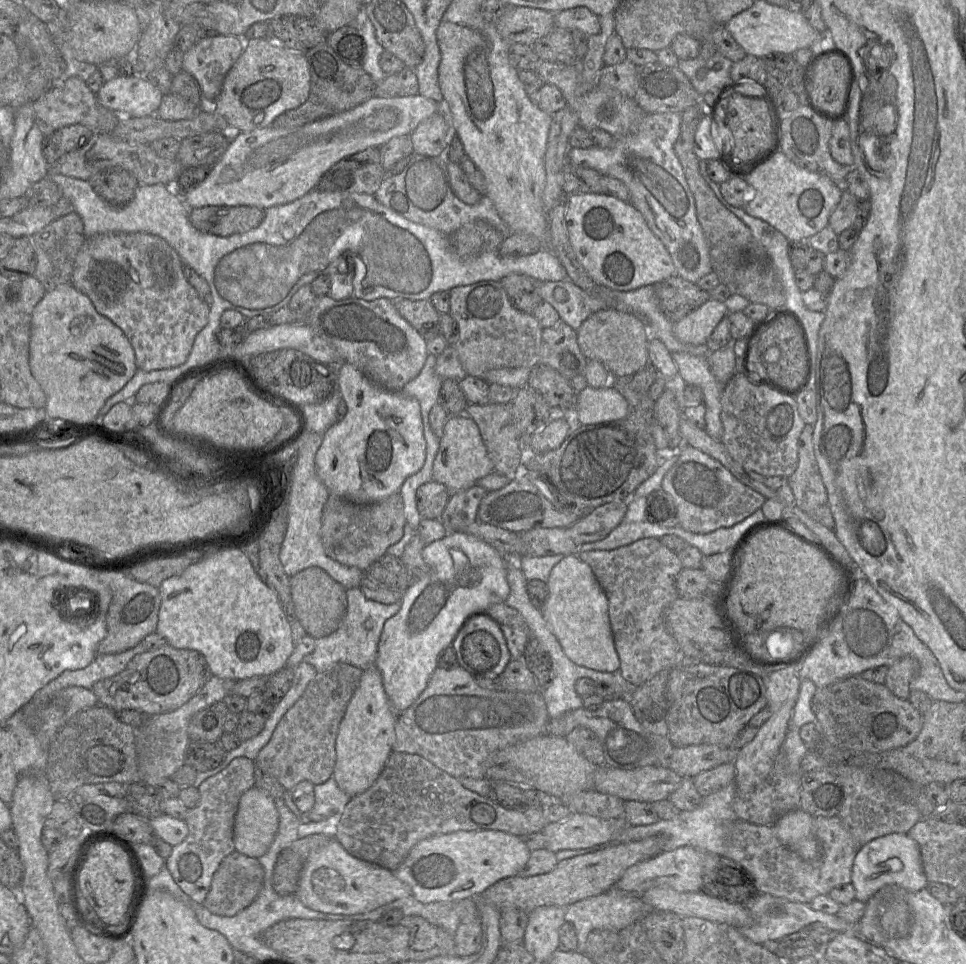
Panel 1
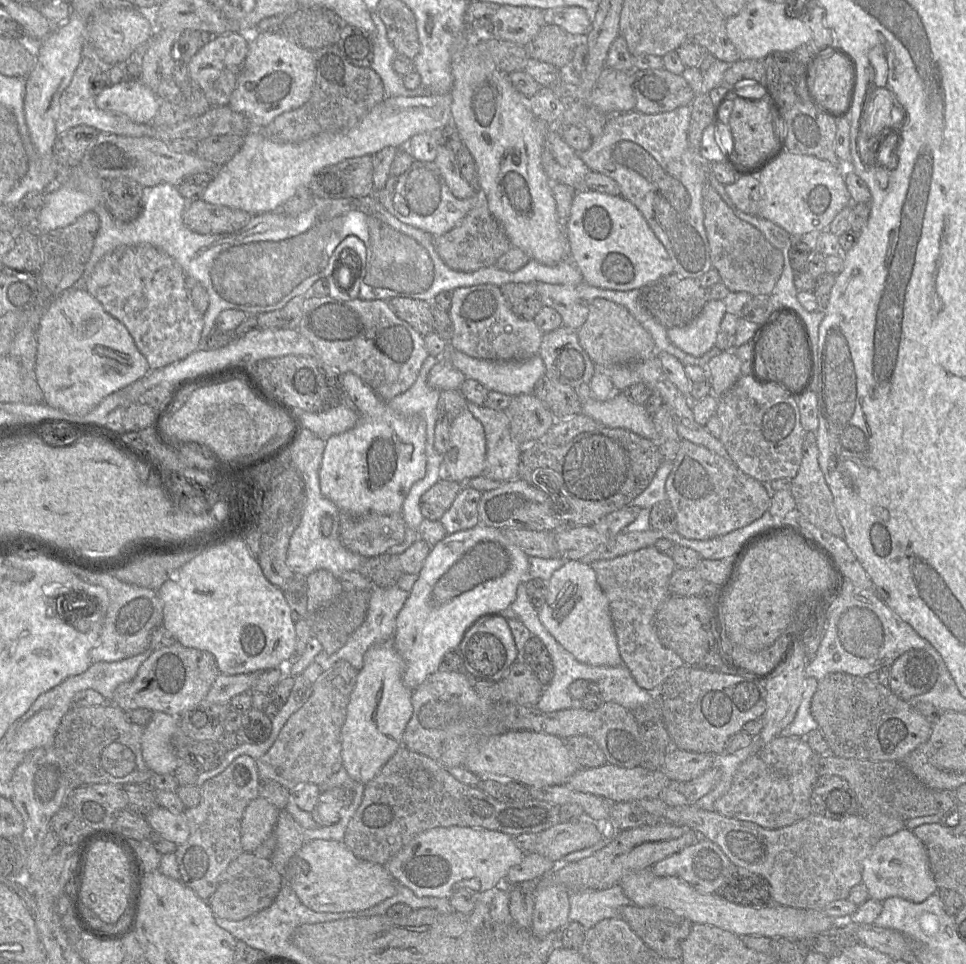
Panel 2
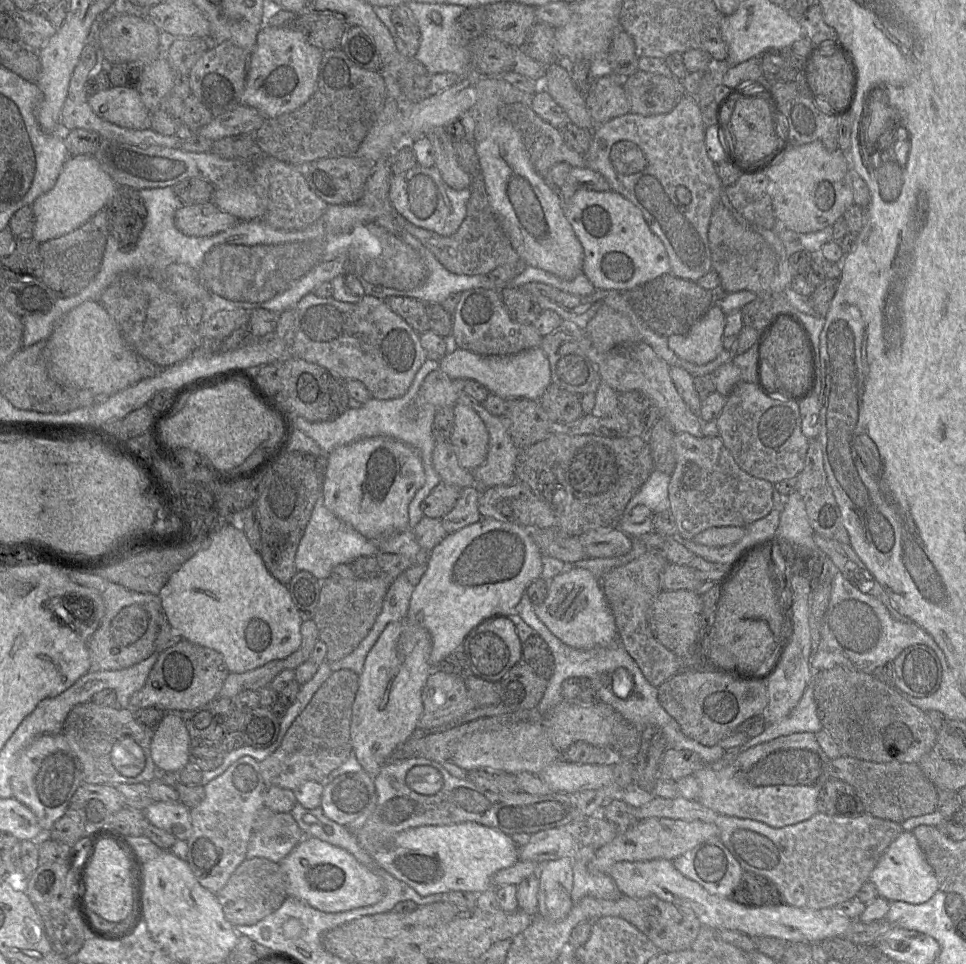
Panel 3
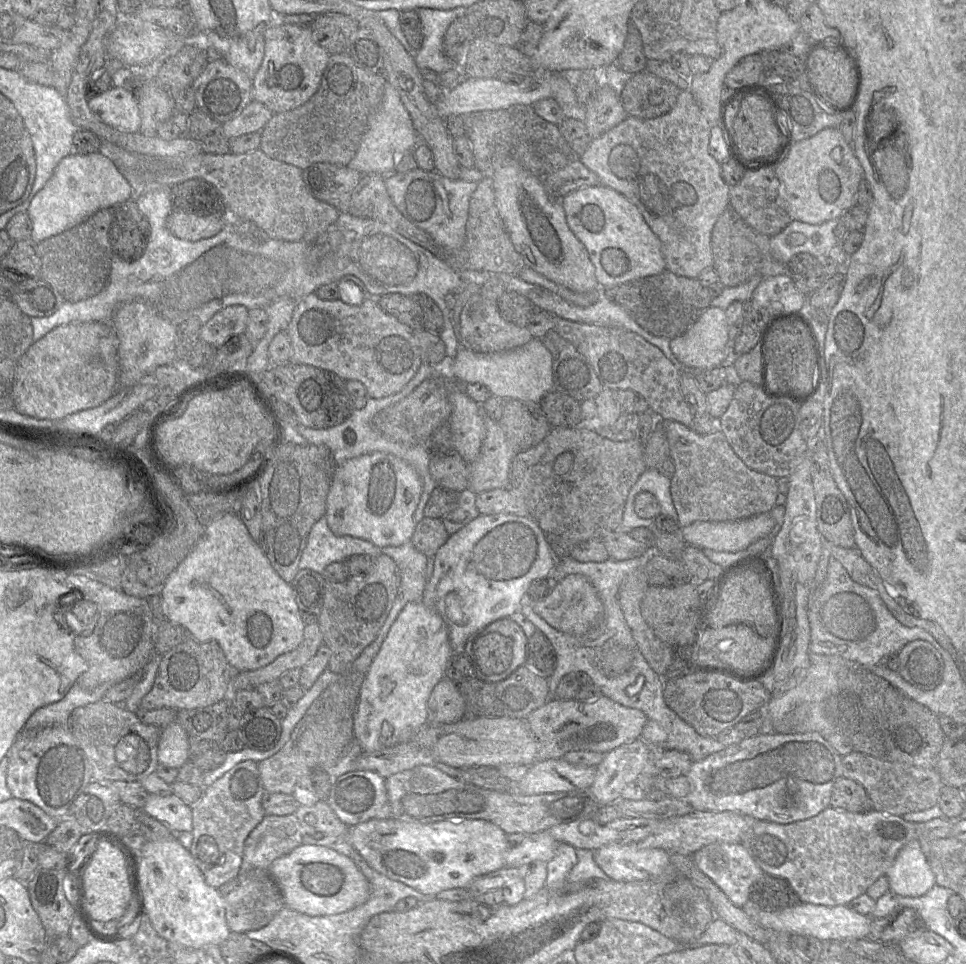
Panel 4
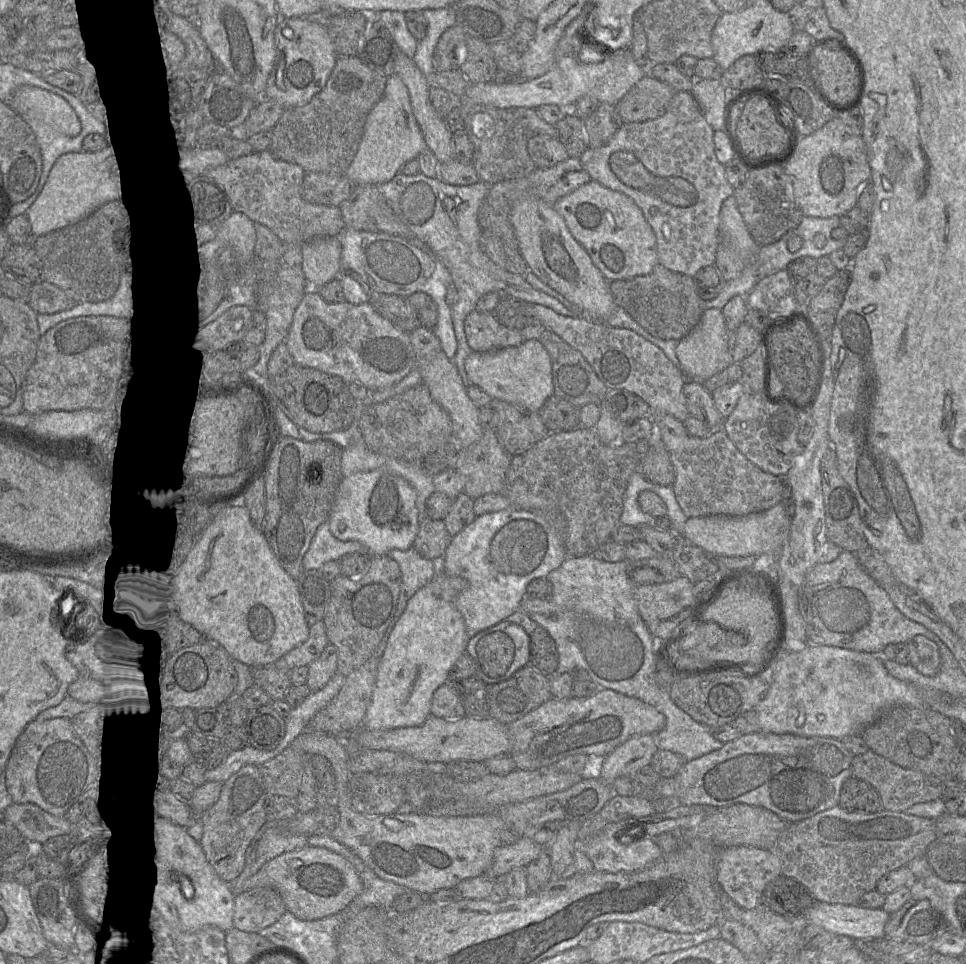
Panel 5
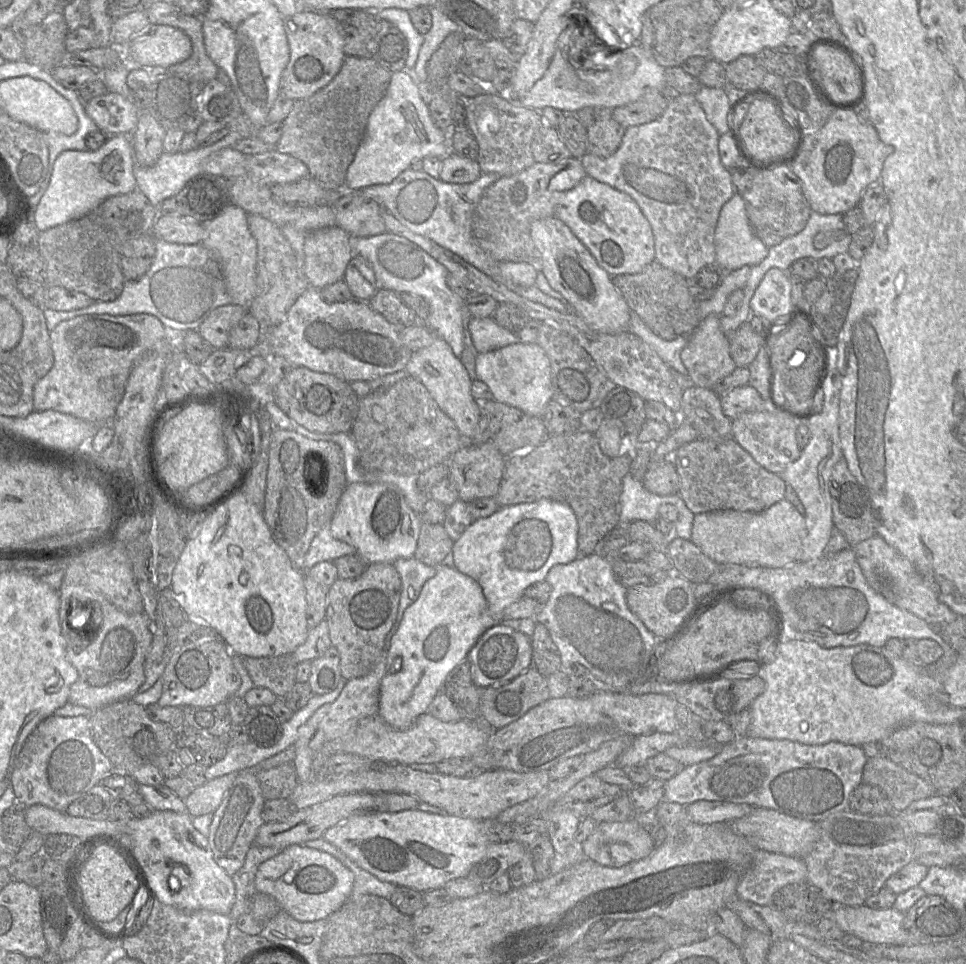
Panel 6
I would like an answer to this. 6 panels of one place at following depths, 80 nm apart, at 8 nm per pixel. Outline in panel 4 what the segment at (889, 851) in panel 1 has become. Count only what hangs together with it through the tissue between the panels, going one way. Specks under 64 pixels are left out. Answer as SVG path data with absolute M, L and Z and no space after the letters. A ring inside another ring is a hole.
M917 839L909 841L885 873L889 892L904 897L919 897L935 884L936 878Z

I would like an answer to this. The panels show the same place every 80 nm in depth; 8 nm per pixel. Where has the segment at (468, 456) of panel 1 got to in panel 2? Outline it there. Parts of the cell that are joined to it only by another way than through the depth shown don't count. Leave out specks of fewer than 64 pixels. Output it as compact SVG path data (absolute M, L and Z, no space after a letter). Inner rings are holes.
M466 408L450 423L449 447L442 456L441 479L465 483L481 476L485 458L483 426Z

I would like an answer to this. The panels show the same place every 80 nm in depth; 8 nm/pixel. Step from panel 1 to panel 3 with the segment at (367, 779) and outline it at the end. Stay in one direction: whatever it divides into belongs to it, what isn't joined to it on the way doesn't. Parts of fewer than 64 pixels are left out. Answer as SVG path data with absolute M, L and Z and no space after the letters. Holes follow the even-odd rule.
M405 618L390 623L366 656L352 706L350 738L352 754L362 770L372 776L378 774L392 752L406 742L417 729L423 713L422 691L433 670L429 663L431 649L432 641L429 632Z

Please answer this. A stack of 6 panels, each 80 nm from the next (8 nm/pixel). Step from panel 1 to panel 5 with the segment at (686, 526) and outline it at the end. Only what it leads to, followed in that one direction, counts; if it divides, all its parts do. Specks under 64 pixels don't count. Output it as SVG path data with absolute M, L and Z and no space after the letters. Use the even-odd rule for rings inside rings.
M650 411L649 416L674 465L675 481L672 488L687 518L744 516L767 510L782 501L782 483L779 477L764 472L750 462L721 428L712 431L707 437L695 437L687 432L683 422L669 414Z

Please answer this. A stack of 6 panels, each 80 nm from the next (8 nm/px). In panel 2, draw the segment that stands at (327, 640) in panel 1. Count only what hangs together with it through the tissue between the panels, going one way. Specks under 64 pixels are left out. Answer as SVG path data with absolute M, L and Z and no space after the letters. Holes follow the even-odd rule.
M397 585L390 588L374 587L371 591L367 616L362 625L349 637L342 648L333 654L327 654L322 650L315 656L314 661L322 667L323 671L331 668L338 661L347 661L359 672L364 664L364 654L371 646L393 639L397 615L408 596L409 592L401 590Z

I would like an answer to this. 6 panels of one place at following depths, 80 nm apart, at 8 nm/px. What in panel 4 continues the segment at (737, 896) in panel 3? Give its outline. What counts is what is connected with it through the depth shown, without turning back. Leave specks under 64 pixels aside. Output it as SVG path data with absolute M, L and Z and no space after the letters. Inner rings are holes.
M764 873L750 887L749 903L767 911L779 911L802 902L786 879Z

